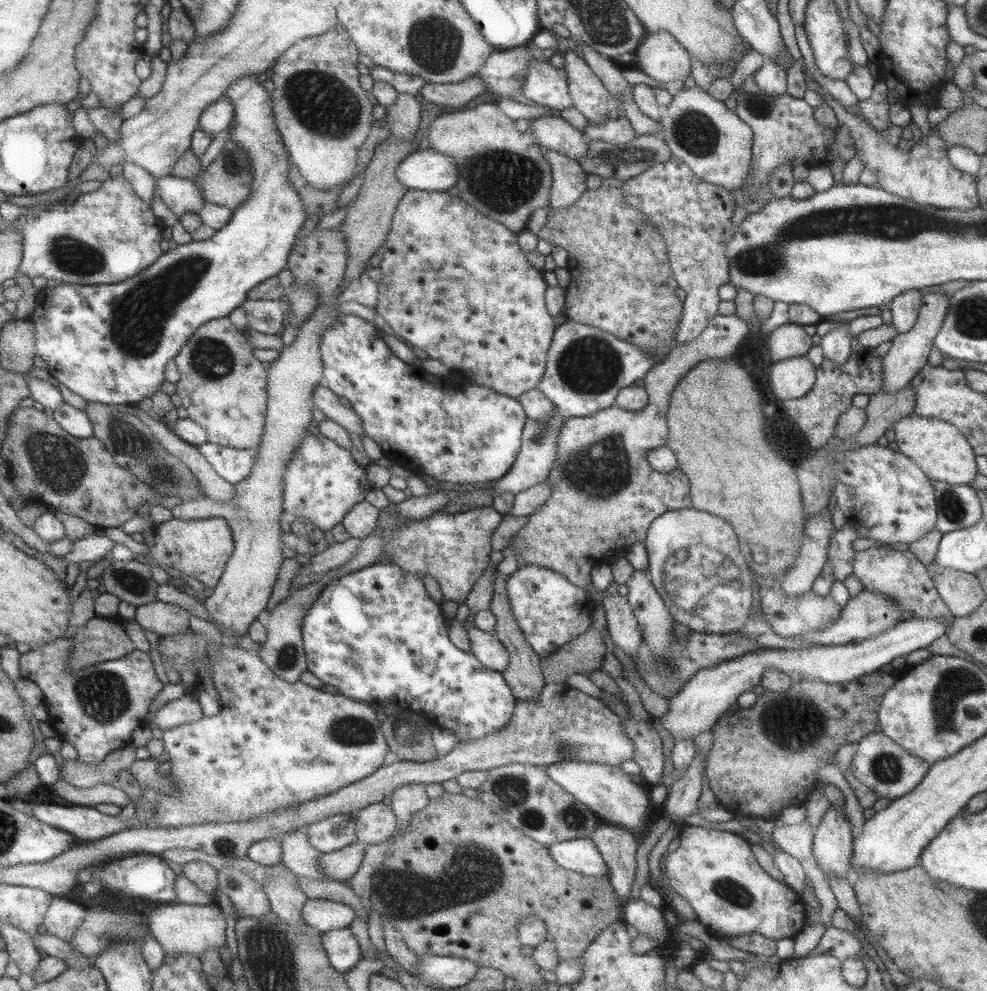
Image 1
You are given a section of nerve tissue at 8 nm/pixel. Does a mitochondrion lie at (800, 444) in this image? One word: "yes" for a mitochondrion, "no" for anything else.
yes

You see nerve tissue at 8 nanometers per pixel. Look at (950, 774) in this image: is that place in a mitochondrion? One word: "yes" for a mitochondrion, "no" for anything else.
no

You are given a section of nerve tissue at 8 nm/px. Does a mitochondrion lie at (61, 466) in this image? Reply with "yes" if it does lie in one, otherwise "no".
yes

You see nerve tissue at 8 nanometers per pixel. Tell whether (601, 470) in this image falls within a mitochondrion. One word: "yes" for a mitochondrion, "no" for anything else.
yes

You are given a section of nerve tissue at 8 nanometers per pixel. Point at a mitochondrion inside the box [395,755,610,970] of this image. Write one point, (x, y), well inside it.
(512, 789)

